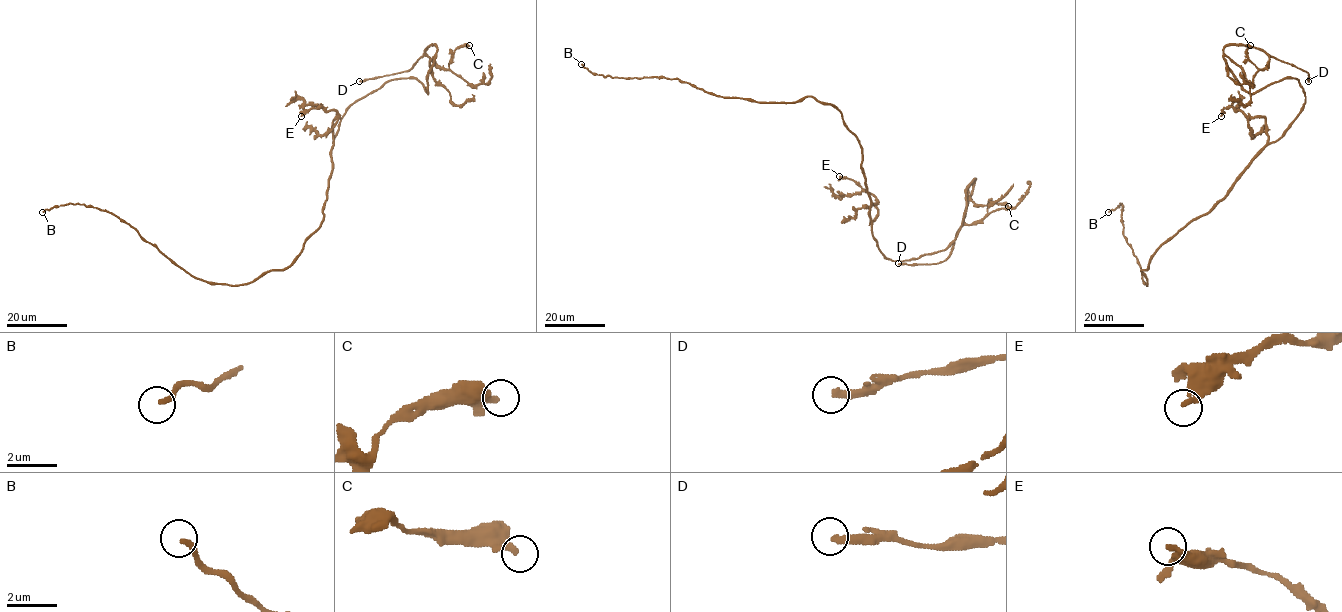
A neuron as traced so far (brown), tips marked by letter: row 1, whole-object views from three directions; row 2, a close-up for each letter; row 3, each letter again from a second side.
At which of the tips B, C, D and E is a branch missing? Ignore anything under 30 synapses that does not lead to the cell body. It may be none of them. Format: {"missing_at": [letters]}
{"missing_at": ["D"]}

